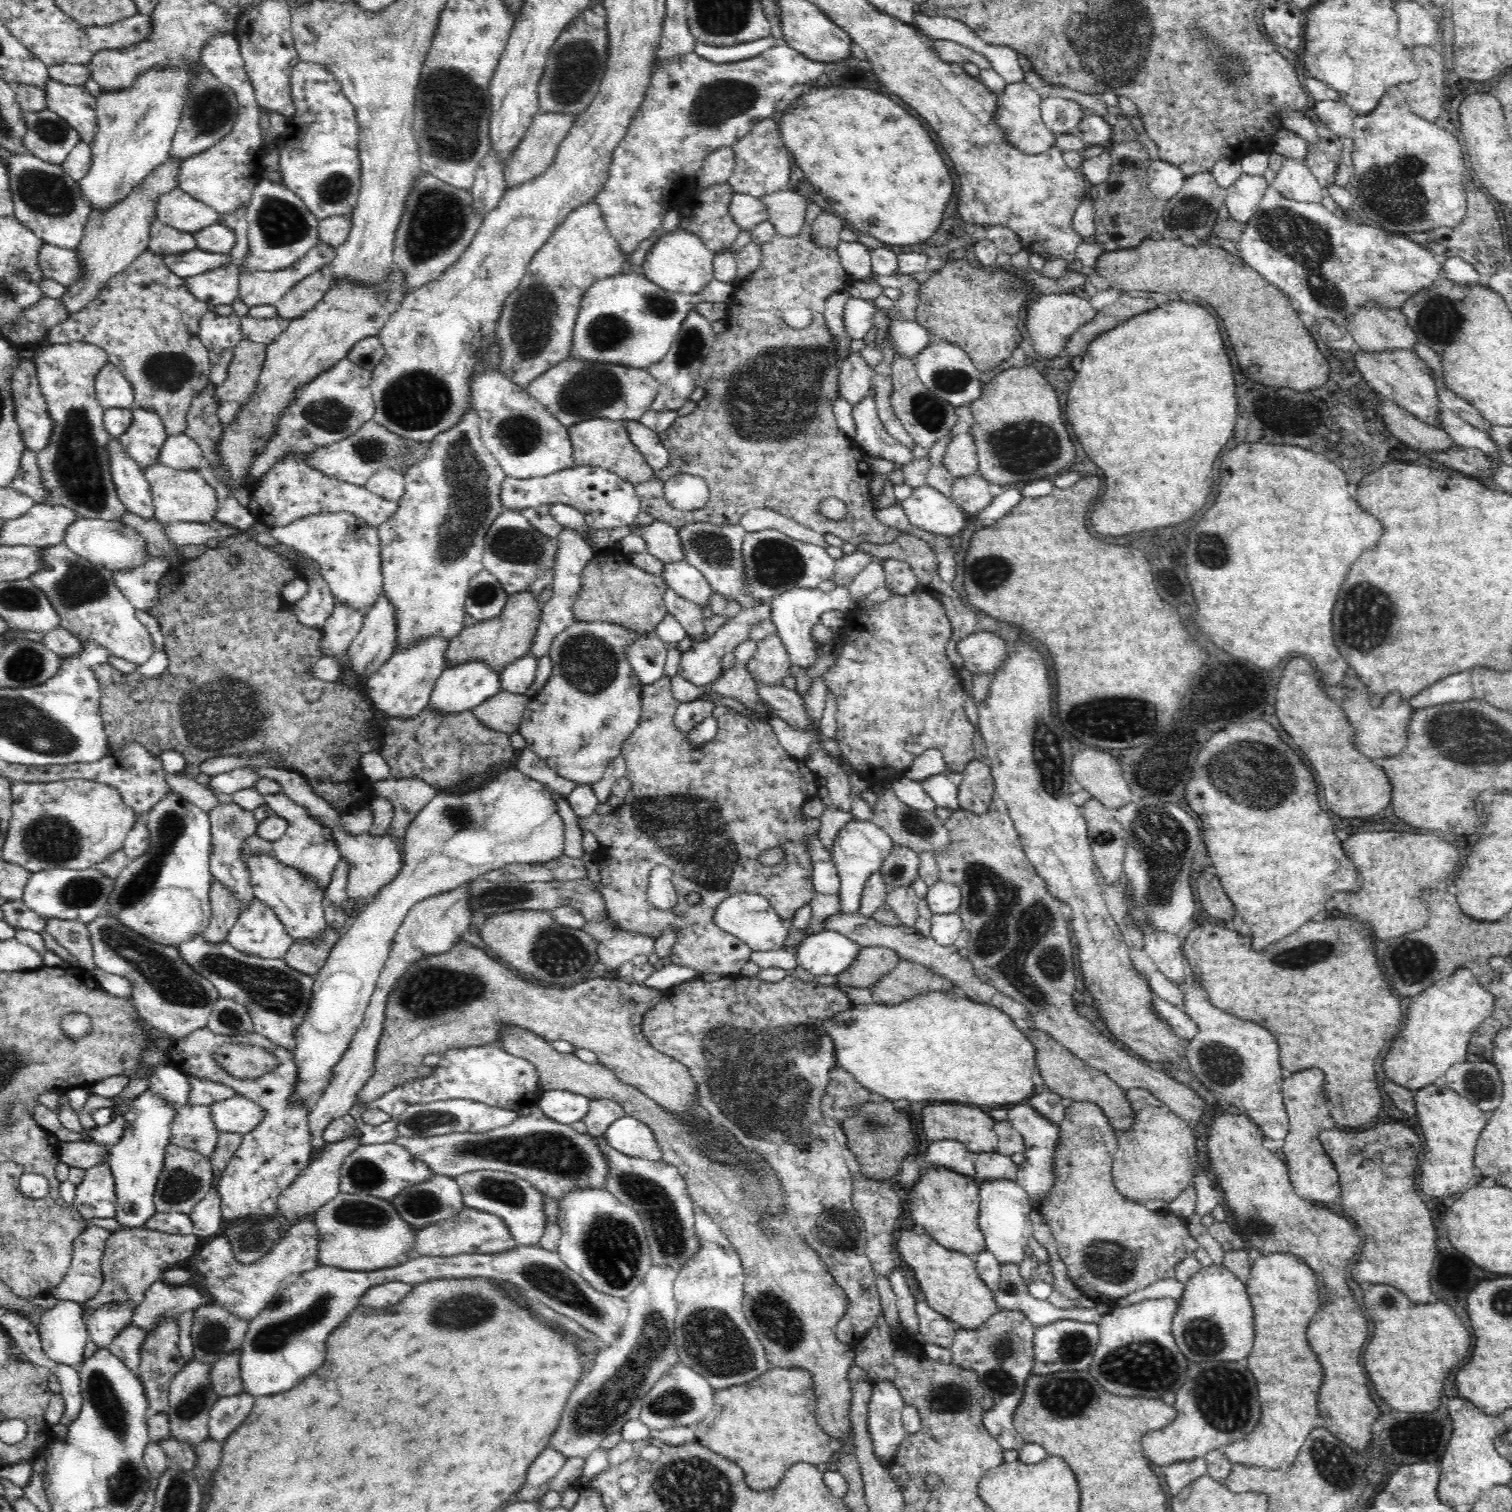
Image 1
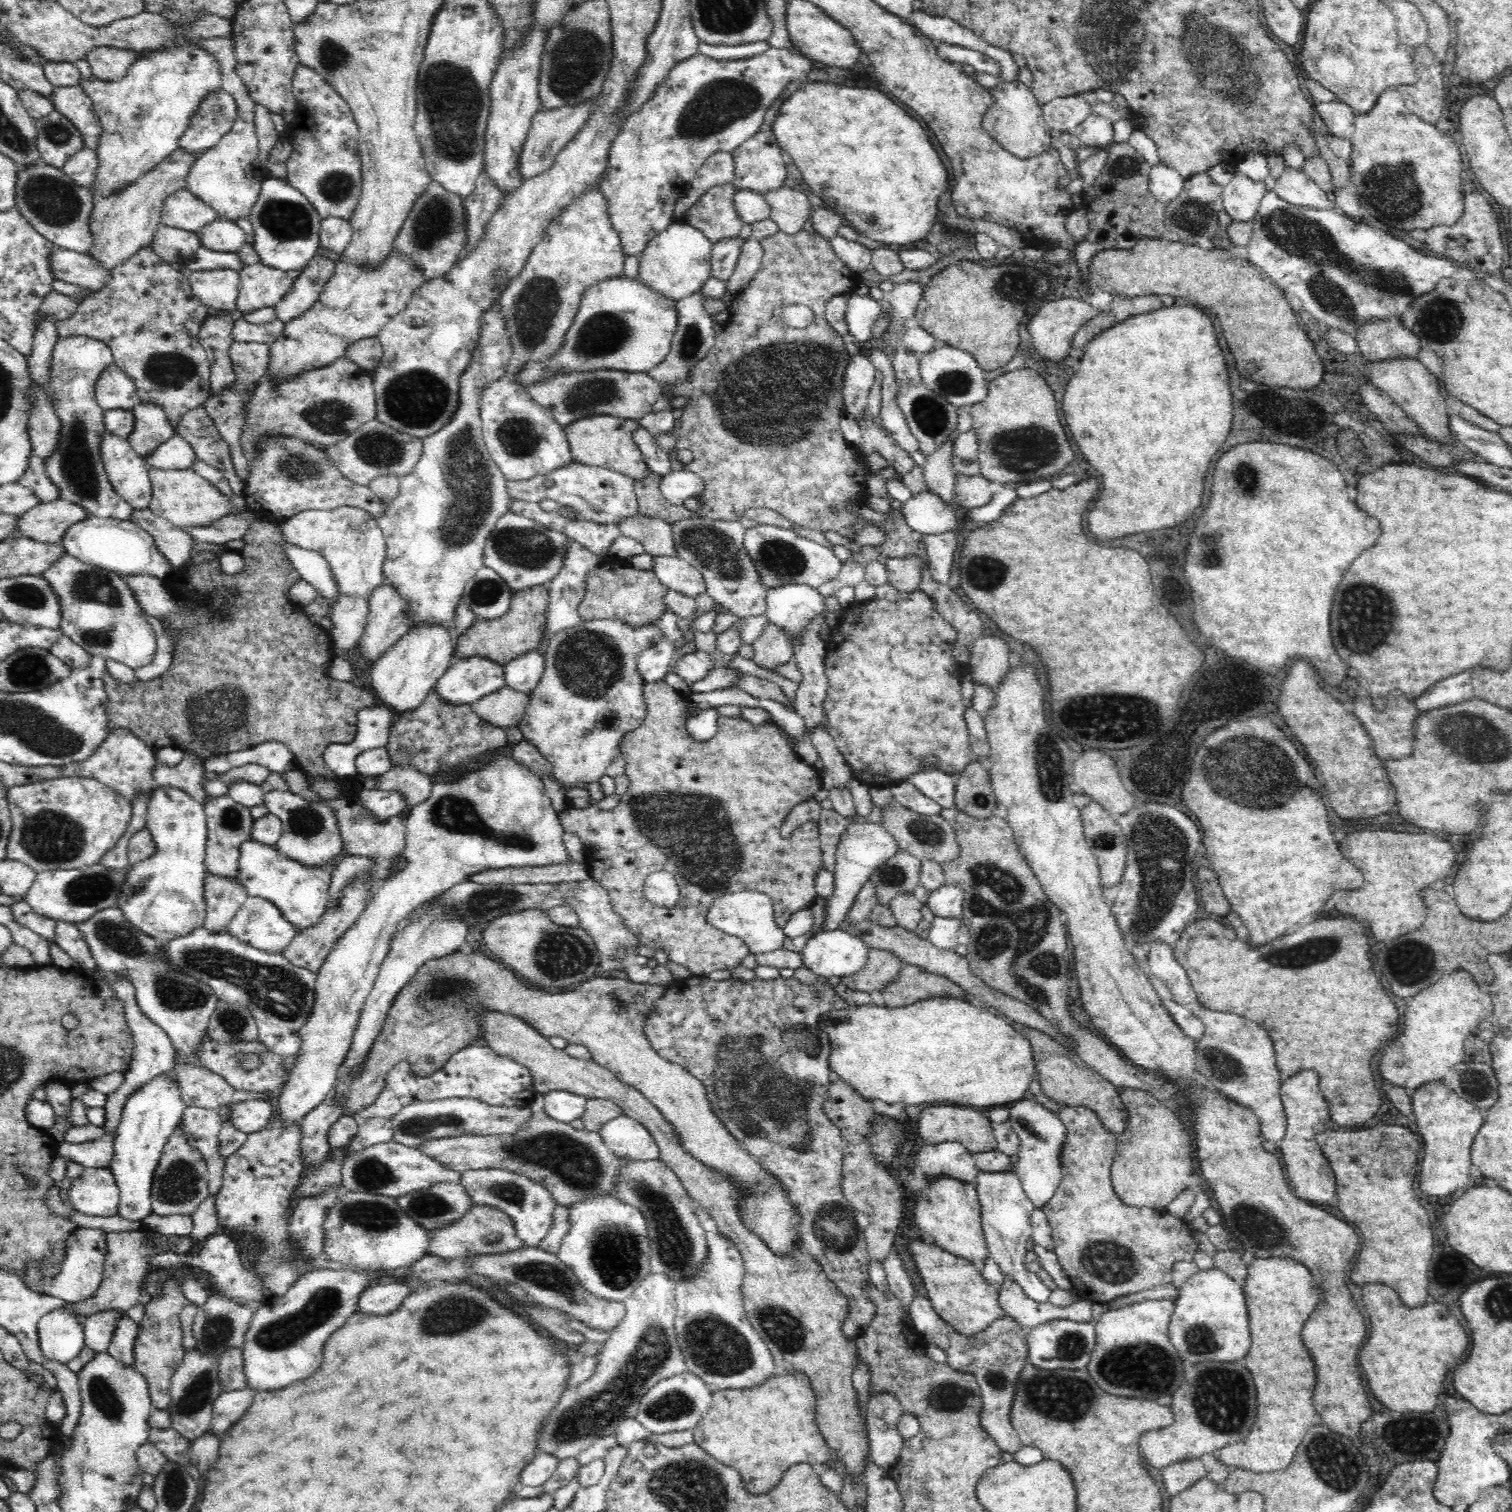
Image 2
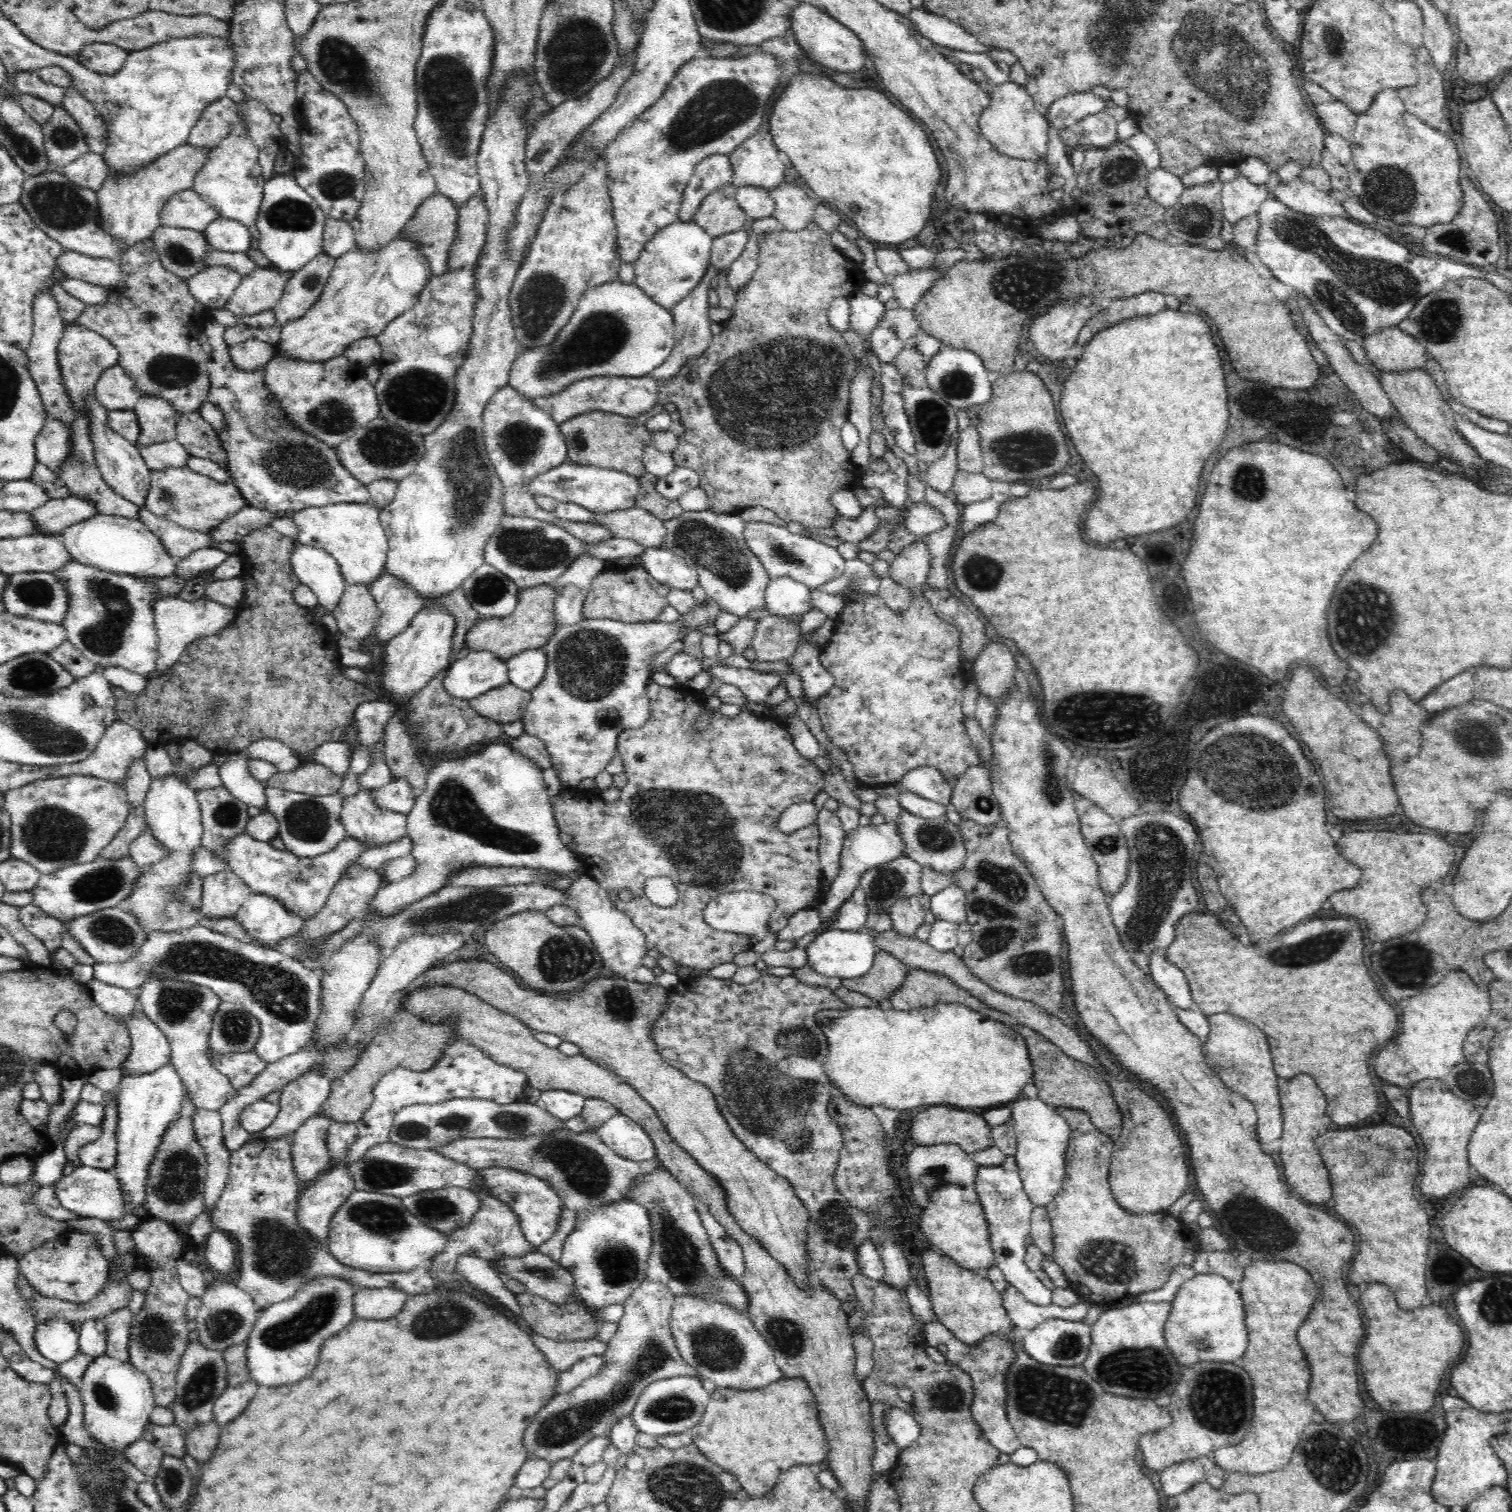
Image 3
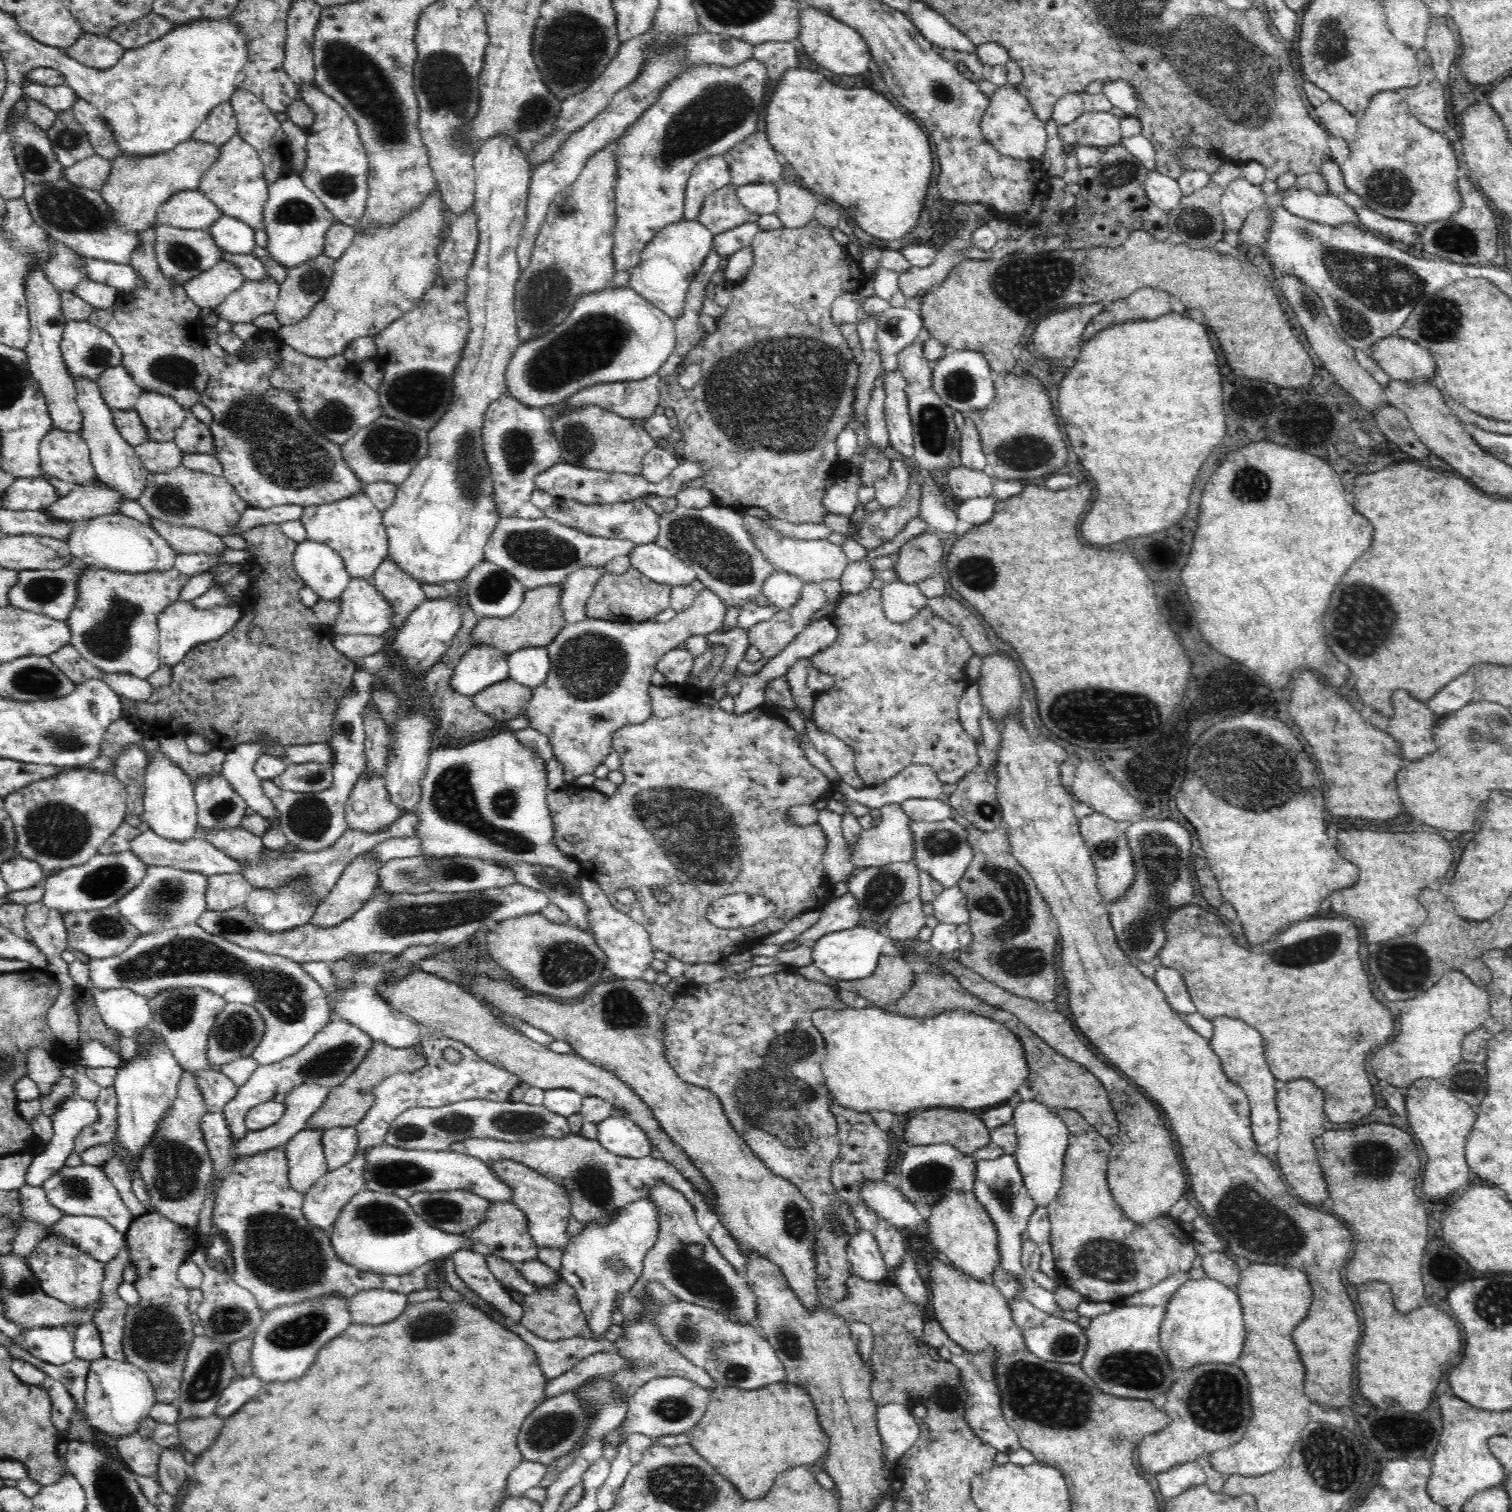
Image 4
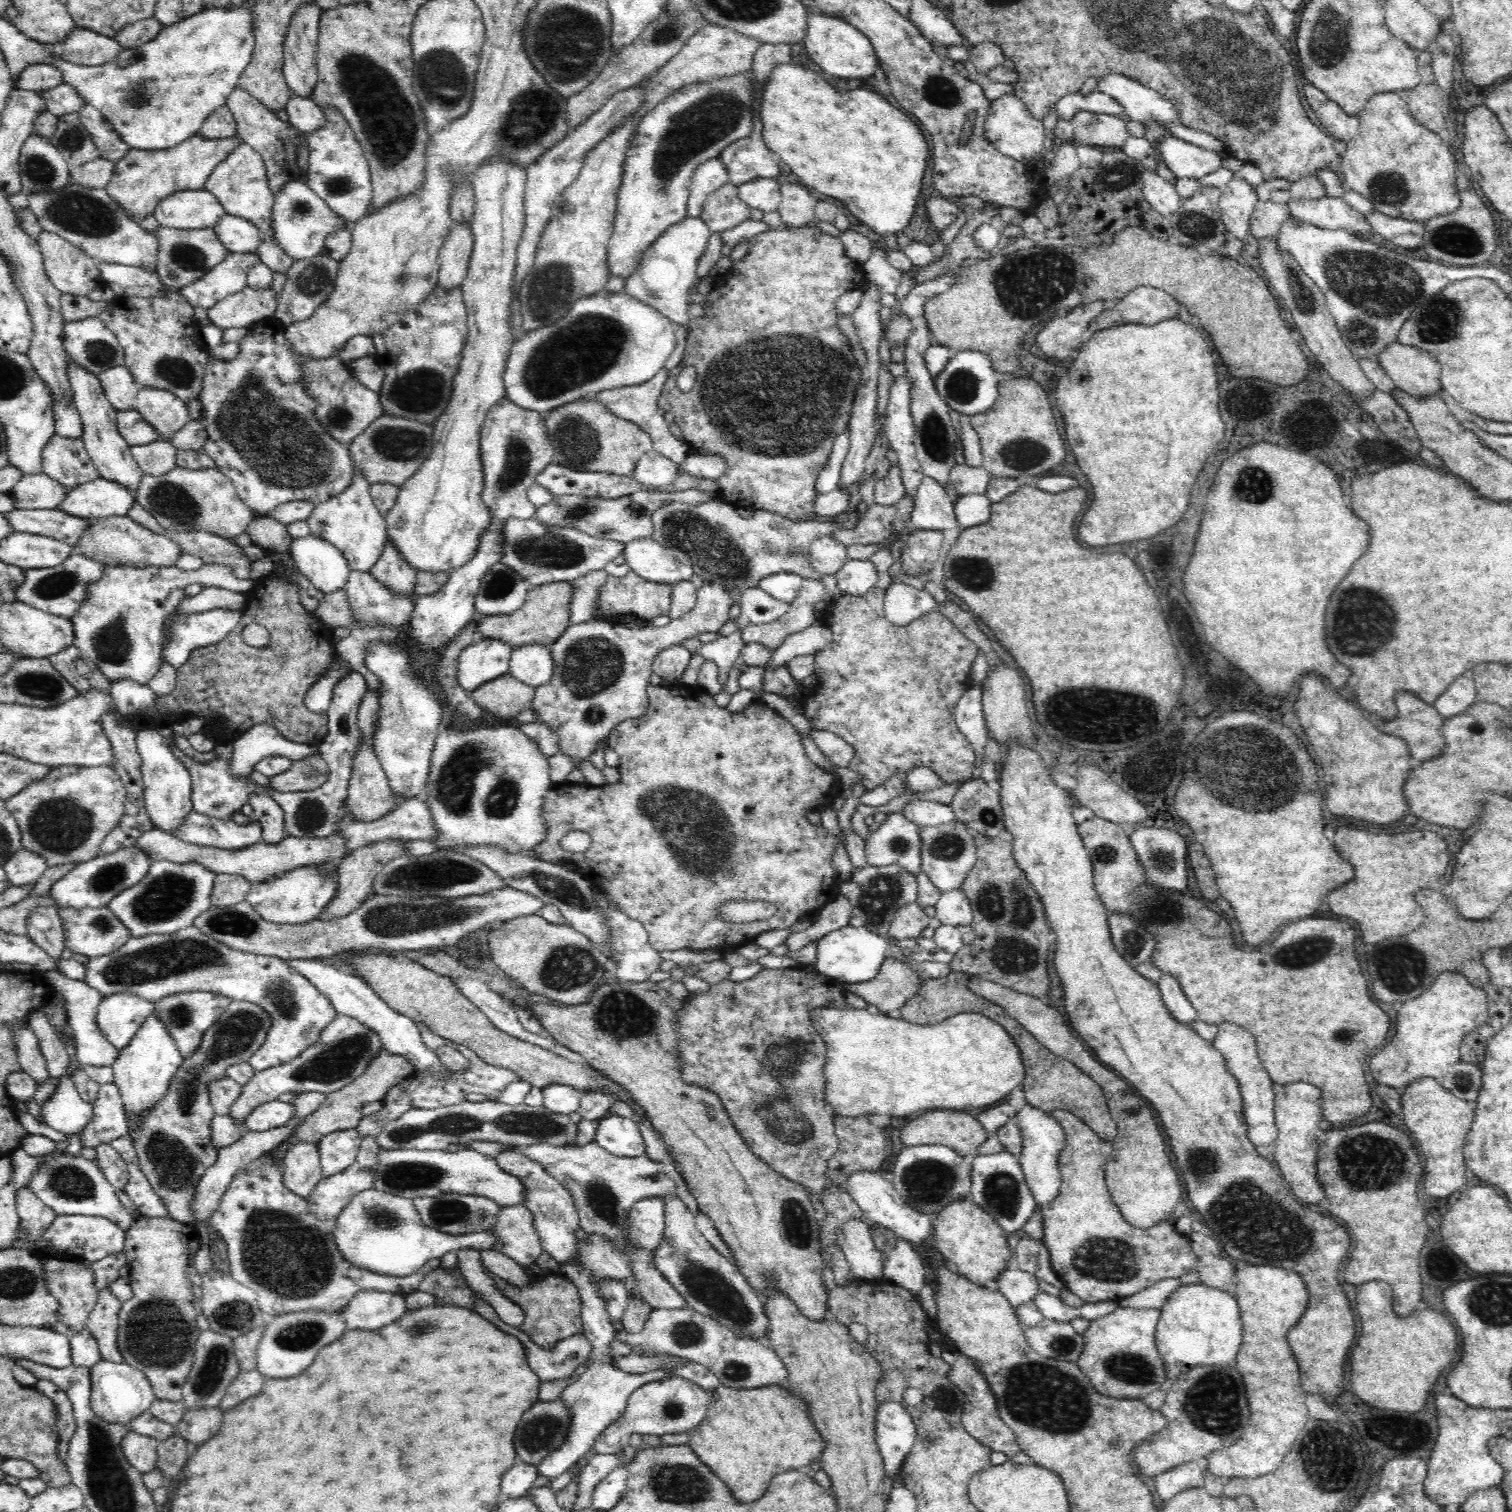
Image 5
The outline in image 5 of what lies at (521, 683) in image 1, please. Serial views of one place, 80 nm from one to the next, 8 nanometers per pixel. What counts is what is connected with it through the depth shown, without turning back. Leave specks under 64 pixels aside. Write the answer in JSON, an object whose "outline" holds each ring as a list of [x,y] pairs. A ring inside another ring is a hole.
{"outline":[[[527,645],[516,648],[510,656],[509,674],[528,686],[548,684],[553,672],[554,660],[550,646]]]}

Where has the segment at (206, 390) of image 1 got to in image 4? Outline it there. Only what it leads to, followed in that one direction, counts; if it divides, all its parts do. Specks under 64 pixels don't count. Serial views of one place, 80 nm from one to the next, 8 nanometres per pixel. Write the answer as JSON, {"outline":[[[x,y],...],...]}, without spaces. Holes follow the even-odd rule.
{"outline":[[[187,412],[182,424],[176,429],[174,442],[185,453],[216,457],[216,444],[210,425],[198,420],[193,412]]]}

